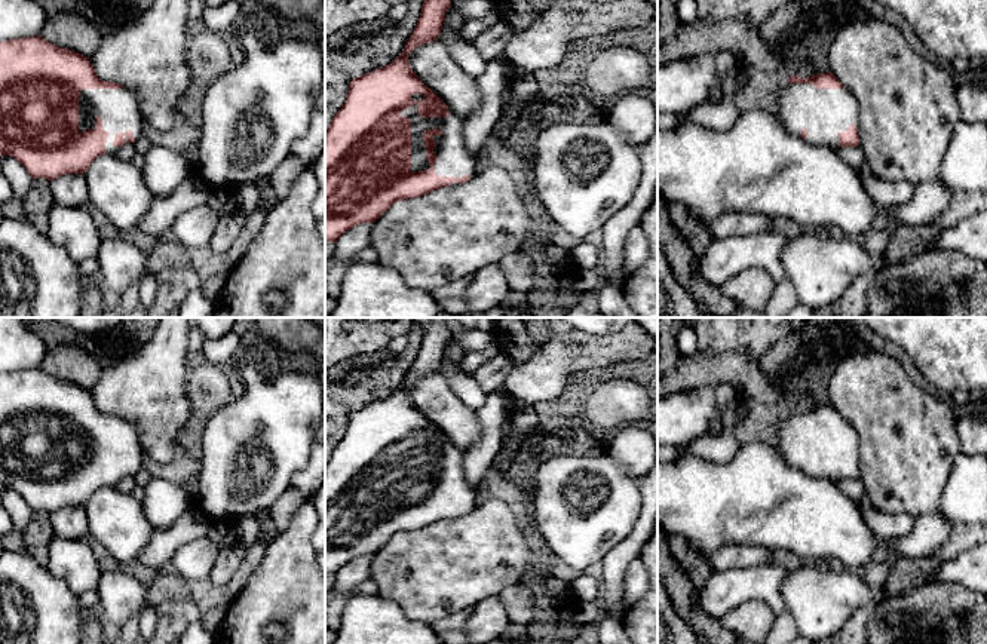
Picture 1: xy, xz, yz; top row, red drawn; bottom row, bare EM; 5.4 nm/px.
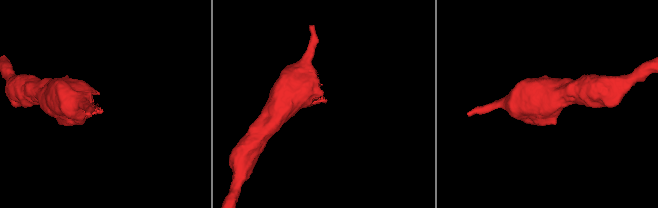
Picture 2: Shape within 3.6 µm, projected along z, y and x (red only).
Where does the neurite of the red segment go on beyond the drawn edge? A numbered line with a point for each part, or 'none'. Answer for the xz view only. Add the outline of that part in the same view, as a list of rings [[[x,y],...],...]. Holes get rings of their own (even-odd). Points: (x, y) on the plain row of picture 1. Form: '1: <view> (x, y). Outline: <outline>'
1: xz (453, 491). Outline: [[[417,436],[401,444],[402,450],[411,454],[411,505],[427,503],[430,500],[426,490],[423,464],[439,461],[444,466],[435,467],[433,485],[436,487],[435,505],[439,509],[462,510],[476,507],[475,488],[472,488],[465,475],[463,453],[448,439],[448,450],[422,450]]]

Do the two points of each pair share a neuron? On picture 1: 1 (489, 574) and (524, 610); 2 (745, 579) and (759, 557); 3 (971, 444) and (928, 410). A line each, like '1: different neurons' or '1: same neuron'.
1: different neurons
2: different neurons
3: different neurons

